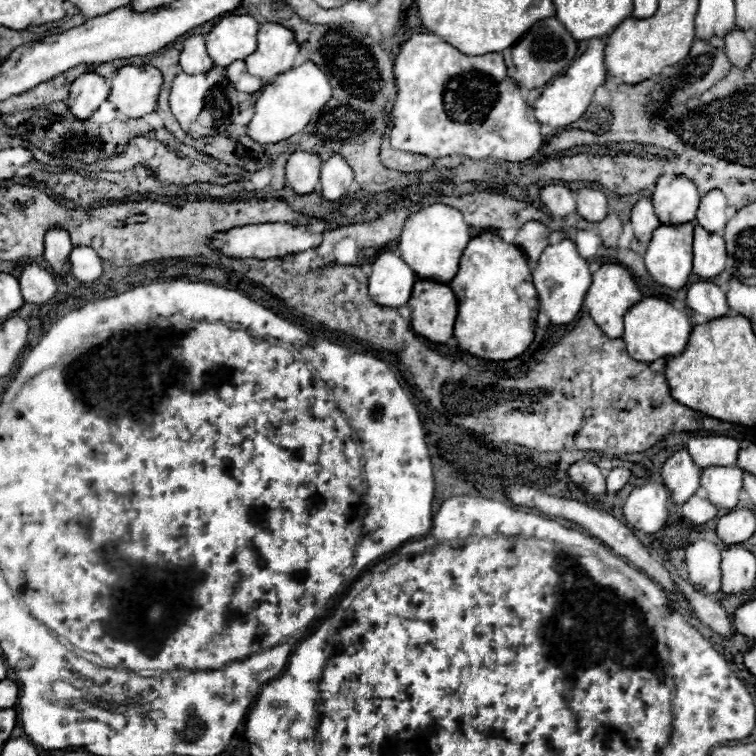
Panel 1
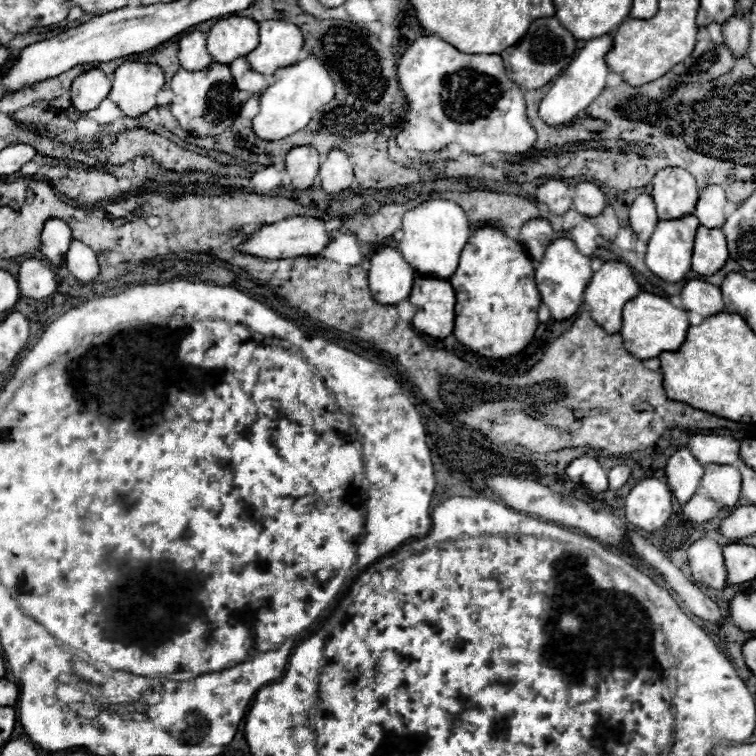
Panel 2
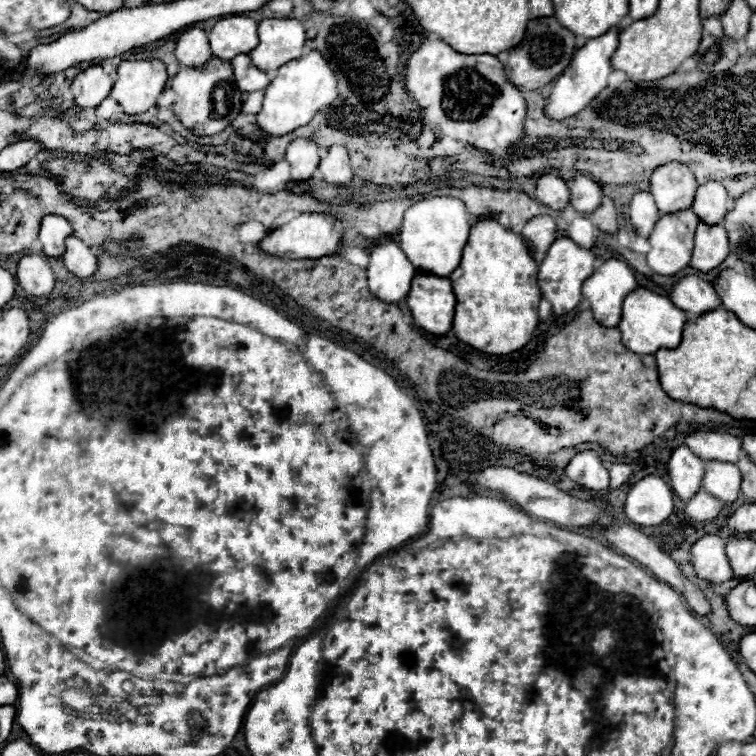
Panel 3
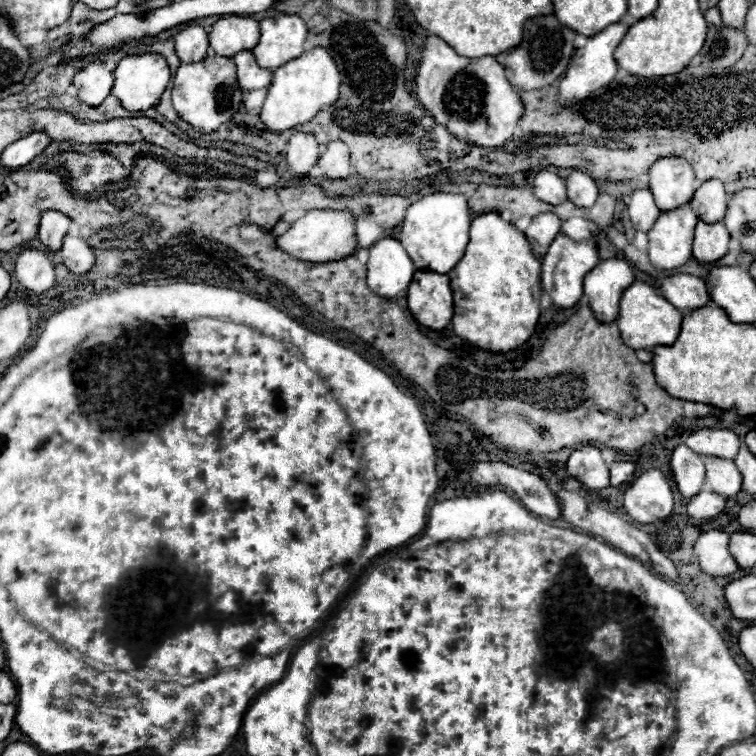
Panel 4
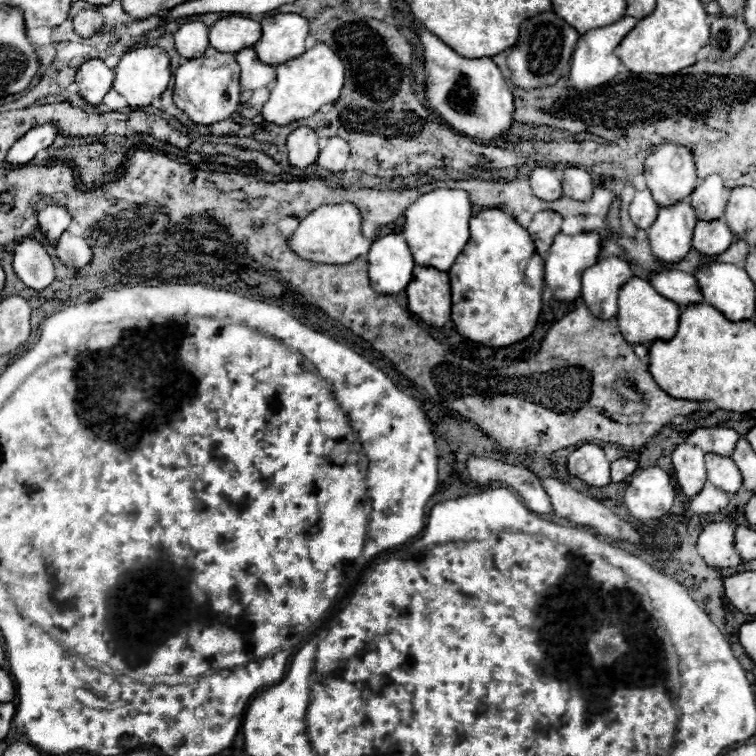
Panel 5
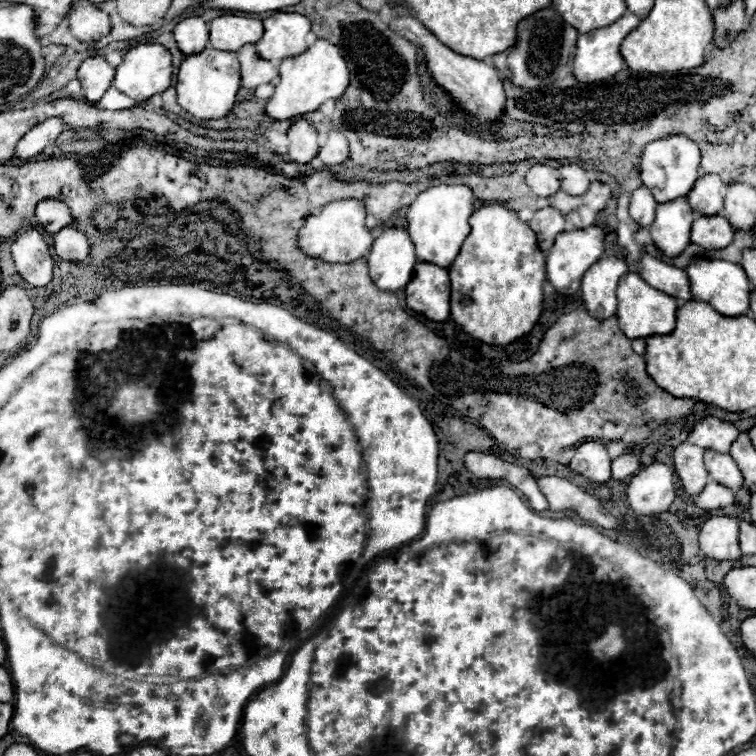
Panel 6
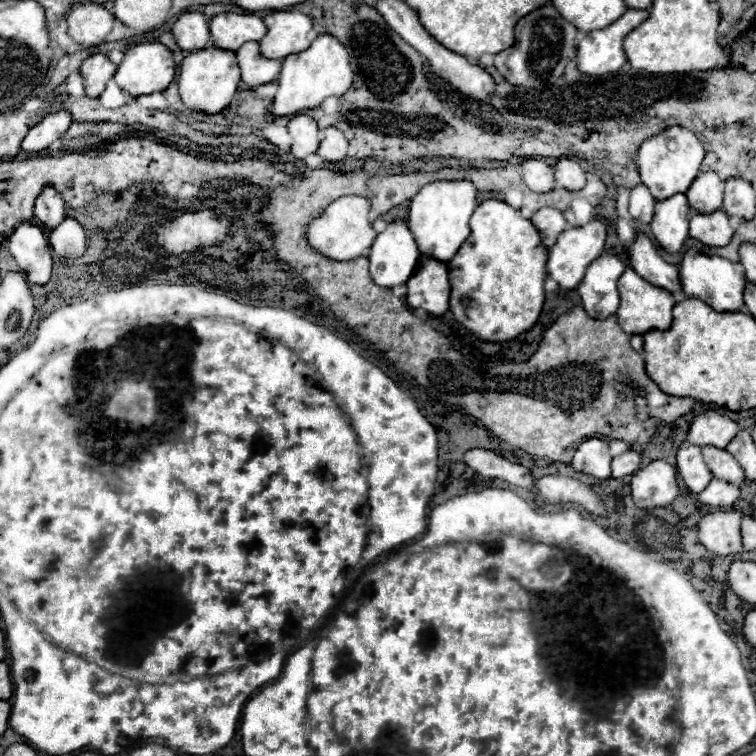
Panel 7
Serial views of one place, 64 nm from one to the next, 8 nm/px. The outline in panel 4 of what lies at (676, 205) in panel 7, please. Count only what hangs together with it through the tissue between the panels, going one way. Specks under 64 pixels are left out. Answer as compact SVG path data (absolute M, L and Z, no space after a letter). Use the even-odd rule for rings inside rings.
M690 206L666 210L648 232L648 258L656 270L674 270L692 256L692 240L698 216Z

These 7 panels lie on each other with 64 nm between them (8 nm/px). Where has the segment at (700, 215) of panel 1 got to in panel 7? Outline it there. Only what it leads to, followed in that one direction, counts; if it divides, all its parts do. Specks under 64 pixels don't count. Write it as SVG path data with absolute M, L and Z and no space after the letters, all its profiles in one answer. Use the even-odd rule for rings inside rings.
M714 172L698 174L686 192L686 198L690 200L690 208L696 212L720 210L724 198L724 186L726 186L724 180Z

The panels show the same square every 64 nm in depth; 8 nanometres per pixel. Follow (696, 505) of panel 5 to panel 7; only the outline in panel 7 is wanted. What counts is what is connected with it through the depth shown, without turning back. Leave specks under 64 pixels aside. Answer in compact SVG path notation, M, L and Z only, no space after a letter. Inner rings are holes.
M712 478L710 484L698 494L698 502L702 506L732 506L740 496L740 488L738 486L732 486L732 484L726 484L722 480L716 480Z

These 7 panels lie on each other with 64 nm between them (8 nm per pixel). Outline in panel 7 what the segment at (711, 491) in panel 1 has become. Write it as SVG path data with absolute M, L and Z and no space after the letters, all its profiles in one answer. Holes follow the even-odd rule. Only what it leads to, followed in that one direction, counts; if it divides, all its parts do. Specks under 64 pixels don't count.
M706 446L704 450L704 460L712 472L714 478L730 482L734 486L740 486L744 482L744 474L740 464L734 460L734 456L730 456L730 452L726 450L718 450L714 446Z

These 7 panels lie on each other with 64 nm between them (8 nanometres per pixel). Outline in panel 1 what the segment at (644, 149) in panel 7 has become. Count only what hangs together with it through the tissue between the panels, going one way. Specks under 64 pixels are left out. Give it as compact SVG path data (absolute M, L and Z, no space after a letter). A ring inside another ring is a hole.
M660 176L652 202L656 216L662 224L688 224L696 220L696 210L700 204L698 188L686 176Z

